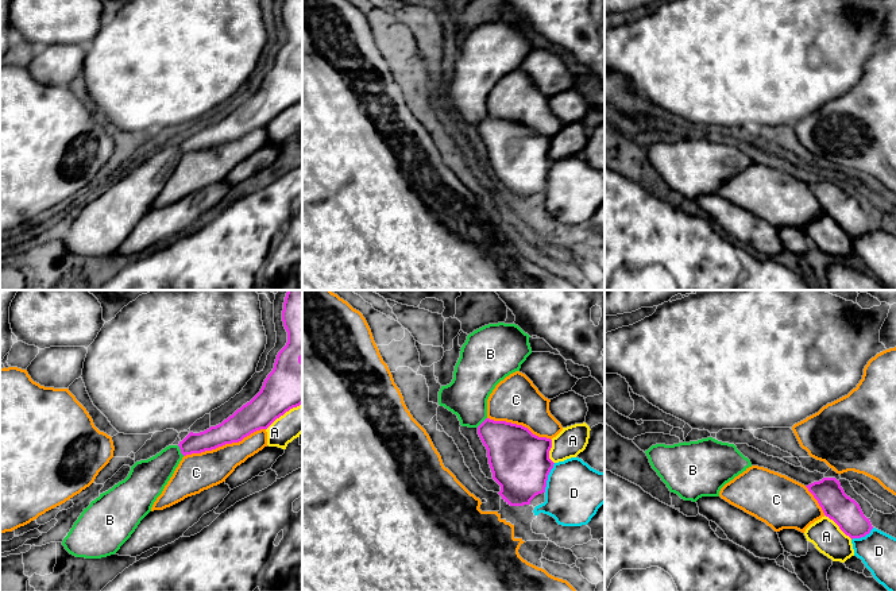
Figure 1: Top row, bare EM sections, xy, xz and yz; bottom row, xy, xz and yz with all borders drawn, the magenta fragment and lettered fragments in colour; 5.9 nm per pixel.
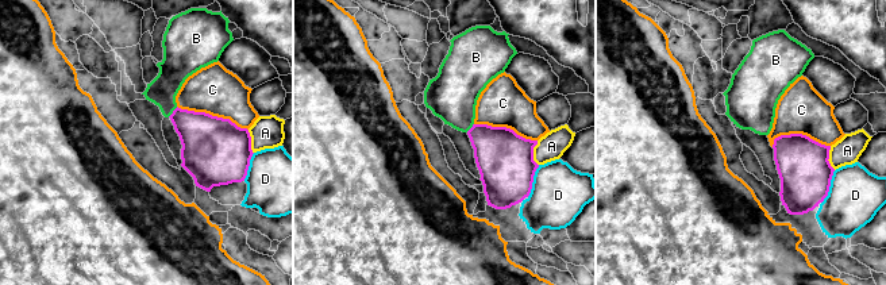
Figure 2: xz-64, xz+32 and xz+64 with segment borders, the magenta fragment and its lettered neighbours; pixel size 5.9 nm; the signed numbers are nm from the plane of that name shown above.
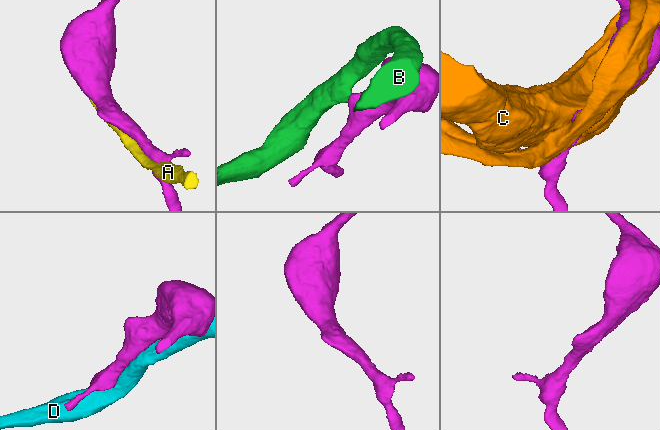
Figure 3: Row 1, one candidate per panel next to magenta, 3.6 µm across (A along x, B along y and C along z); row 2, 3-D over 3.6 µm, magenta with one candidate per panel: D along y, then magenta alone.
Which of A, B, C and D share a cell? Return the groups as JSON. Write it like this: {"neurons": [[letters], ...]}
{"neurons": [["A"], ["B"], ["C"], ["D"]]}

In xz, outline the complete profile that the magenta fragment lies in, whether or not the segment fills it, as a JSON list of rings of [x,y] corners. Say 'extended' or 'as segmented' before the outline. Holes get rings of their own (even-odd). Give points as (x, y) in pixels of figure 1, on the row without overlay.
as segmented | [[[490,116],[478,124],[478,132],[487,147],[493,177],[501,184],[498,192],[507,202],[530,202],[536,193],[545,190],[548,173],[555,162],[549,157],[551,136],[538,135],[522,123]]]

